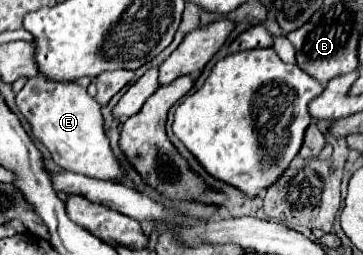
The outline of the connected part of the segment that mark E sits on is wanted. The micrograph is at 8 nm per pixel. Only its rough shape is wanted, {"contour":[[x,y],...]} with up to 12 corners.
{"contour":[[34,76],[16,106],[70,172],[120,182],[126,170],[86,88]]}

